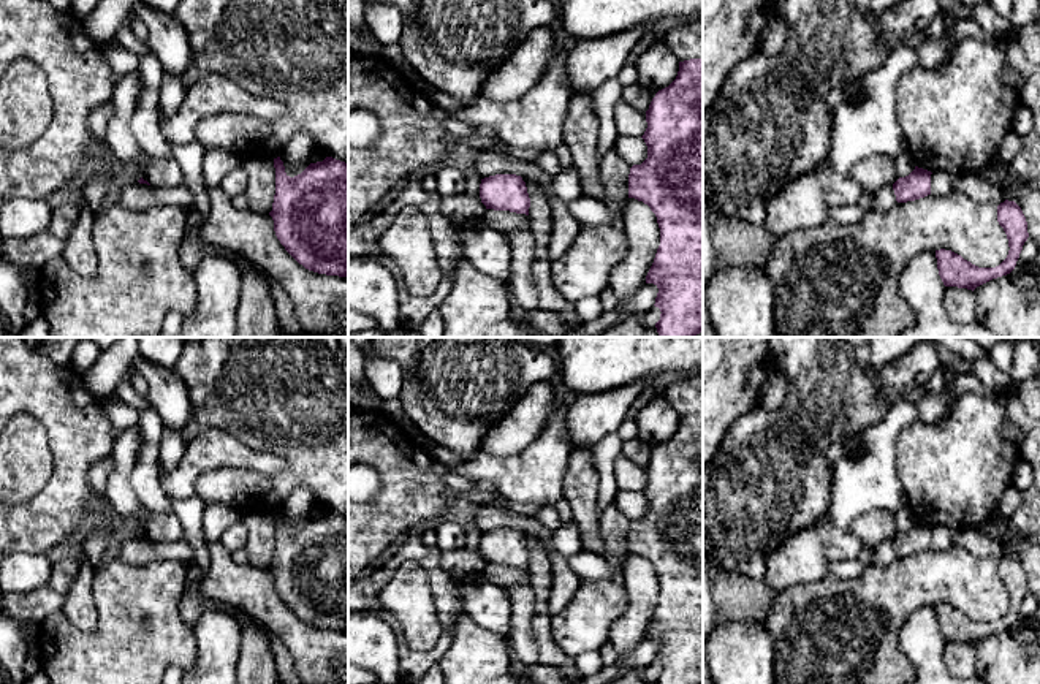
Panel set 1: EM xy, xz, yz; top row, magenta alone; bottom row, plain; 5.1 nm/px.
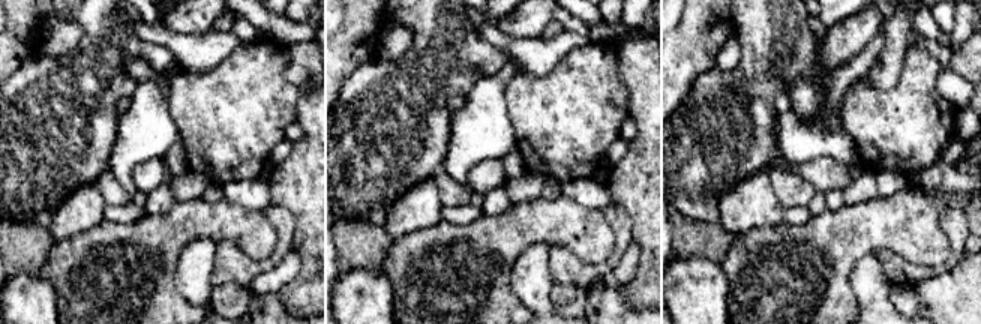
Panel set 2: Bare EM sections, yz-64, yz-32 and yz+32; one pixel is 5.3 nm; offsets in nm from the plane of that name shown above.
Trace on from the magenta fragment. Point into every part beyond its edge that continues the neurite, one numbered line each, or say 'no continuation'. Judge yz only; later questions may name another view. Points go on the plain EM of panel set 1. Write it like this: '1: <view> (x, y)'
no continuation

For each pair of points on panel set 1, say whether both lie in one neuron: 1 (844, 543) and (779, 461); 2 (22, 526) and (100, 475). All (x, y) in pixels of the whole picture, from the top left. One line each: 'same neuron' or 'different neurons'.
1: different neurons
2: different neurons

